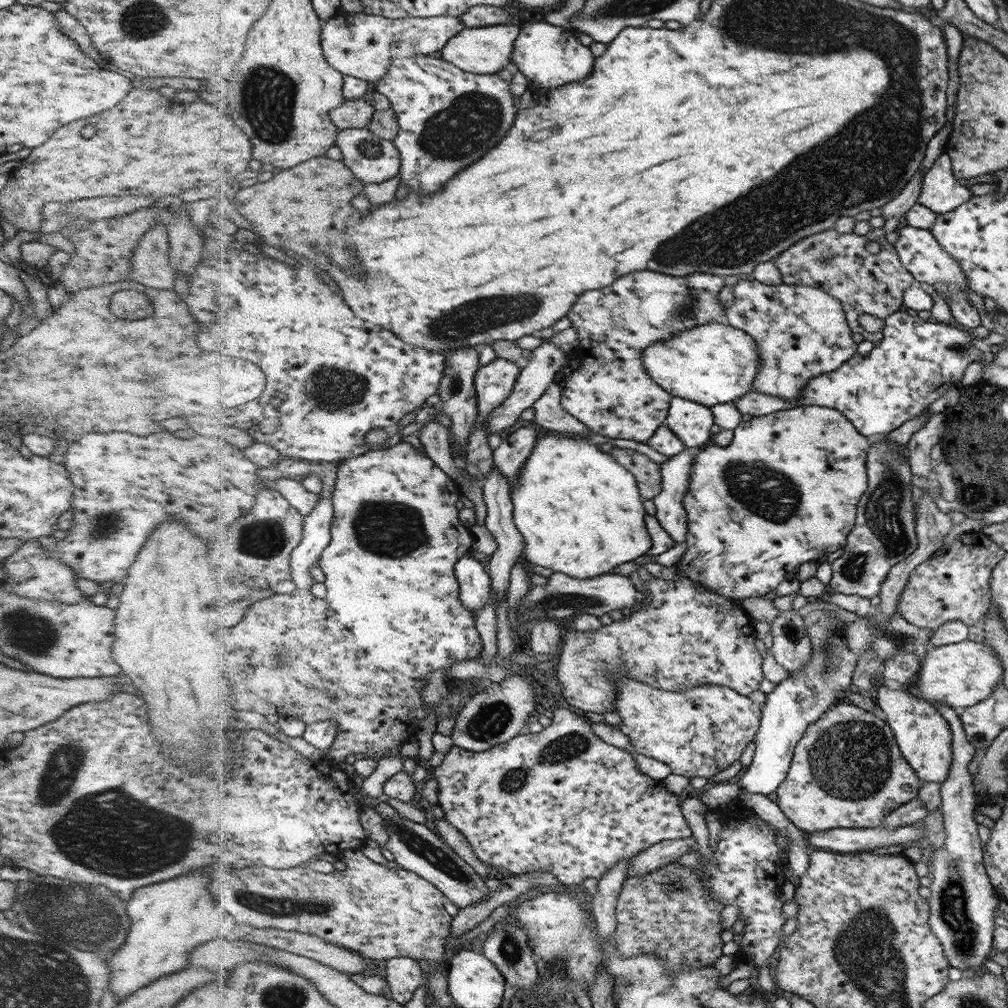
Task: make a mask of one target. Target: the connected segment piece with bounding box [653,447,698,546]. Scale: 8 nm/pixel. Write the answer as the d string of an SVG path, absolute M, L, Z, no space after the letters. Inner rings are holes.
M684 448L660 465L662 490L653 498L655 516L672 537L673 546L684 542L688 534L688 517L683 499L691 483L691 472L697 448Z

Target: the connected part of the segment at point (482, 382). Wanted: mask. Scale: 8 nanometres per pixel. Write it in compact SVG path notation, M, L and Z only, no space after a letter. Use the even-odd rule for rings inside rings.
M498 357L479 368L474 384L480 422L487 422L495 408L510 398L520 372L521 363Z

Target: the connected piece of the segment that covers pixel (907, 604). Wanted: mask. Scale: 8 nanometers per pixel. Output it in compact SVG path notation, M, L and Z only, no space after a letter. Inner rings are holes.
M982 532L964 533L950 545L944 541L940 550L910 574L898 602L898 614L914 626L931 631L950 621L962 621L968 626L979 624L992 602L990 578L993 568L1006 553Z

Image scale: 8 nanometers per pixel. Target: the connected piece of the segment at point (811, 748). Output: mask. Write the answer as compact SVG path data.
M845 702L832 708L831 711L826 712L822 719L816 723L812 723L807 727L807 732L803 738L799 740L798 746L795 747L795 756L791 759L790 770L787 772L787 778L783 780L783 784L776 790L777 805L780 810L786 815L791 823L806 833L820 832L830 830L831 828L874 828L880 827L883 820L900 808L904 803L912 801L912 798L916 798L918 794L918 788L920 788L921 780L916 774L915 768L912 768L911 763L900 756L898 750L898 741L894 740L892 736L891 725L886 722L885 719L876 717L874 713L867 712L866 709L851 705L850 702Z

